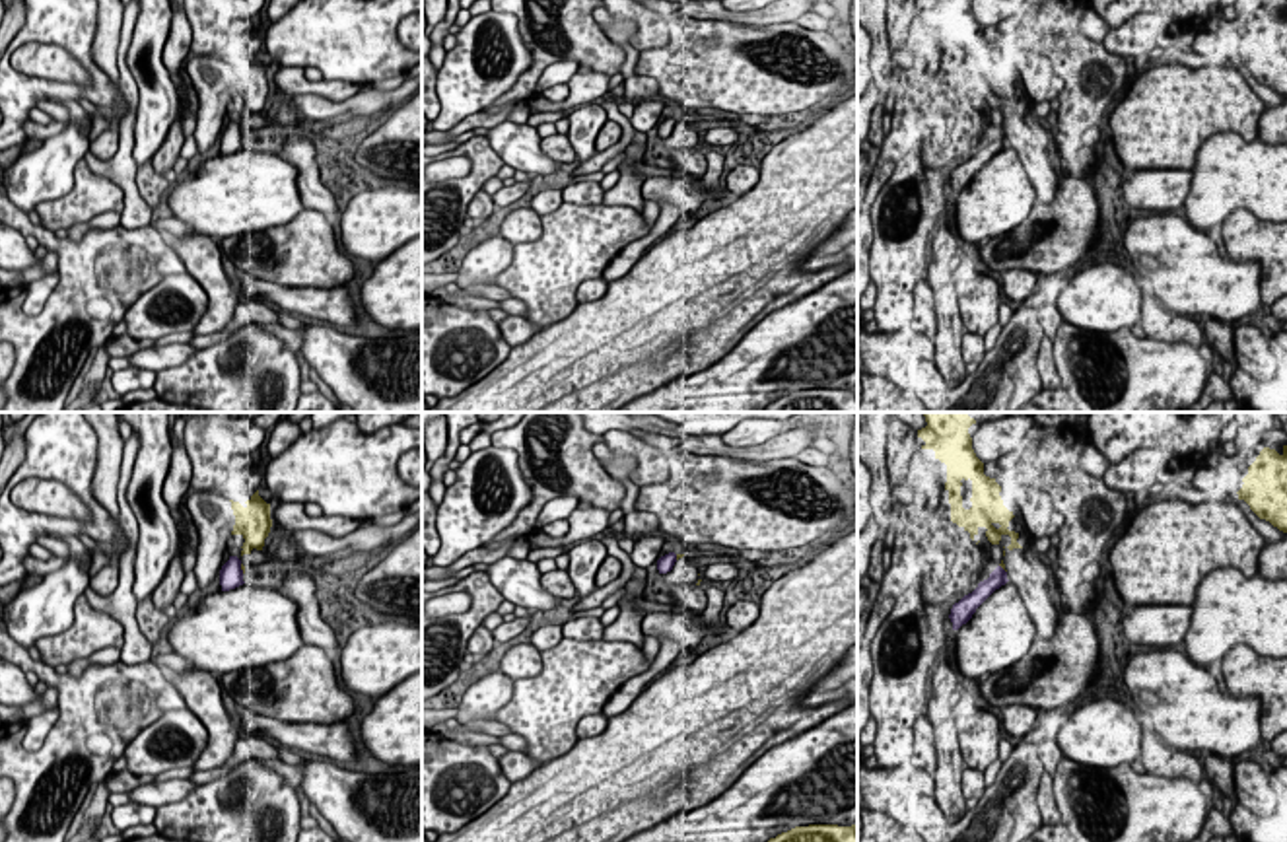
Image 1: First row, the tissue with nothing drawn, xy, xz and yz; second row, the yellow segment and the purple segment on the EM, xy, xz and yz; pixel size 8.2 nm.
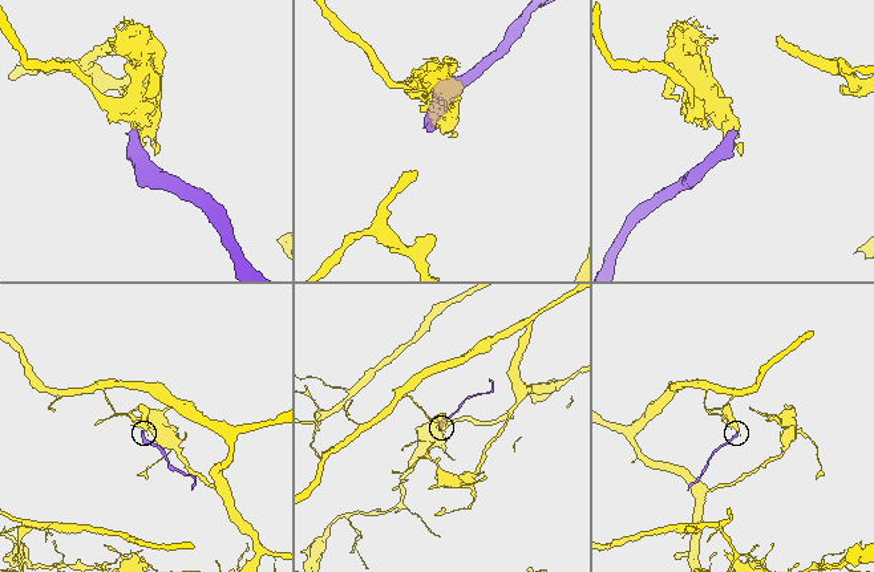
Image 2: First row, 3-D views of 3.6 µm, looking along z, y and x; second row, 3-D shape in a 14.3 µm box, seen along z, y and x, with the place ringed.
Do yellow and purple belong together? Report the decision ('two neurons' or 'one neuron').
two neurons

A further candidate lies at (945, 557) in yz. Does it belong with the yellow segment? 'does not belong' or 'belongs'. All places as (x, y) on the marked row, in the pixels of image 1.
belongs

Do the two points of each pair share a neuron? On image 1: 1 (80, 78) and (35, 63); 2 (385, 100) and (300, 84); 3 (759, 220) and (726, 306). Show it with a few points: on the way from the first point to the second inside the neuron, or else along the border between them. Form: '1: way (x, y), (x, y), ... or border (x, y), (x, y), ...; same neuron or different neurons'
1: way (69, 70), (57, 63), (47, 63); same neuron
2: border (362, 88), (343, 100), (308, 94); different neurons
3: way (757, 242), (726, 275), (726, 284); same neuron

